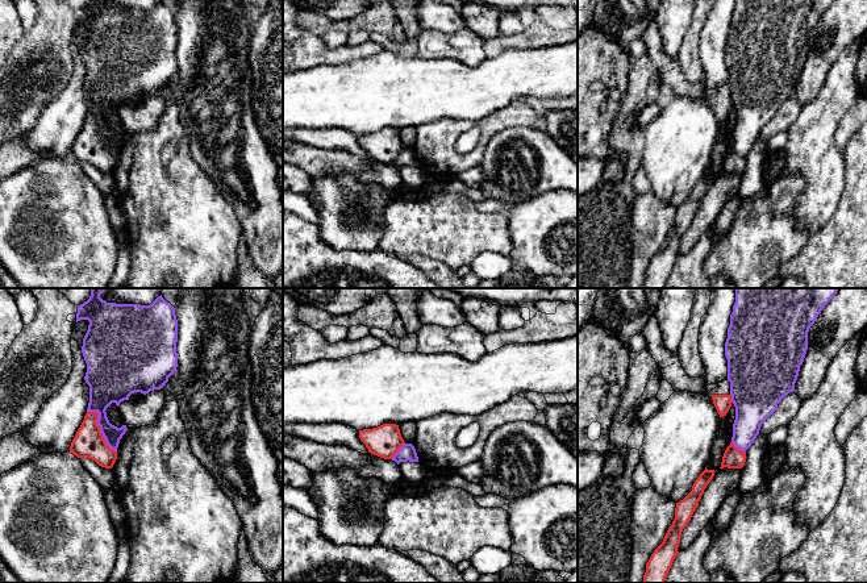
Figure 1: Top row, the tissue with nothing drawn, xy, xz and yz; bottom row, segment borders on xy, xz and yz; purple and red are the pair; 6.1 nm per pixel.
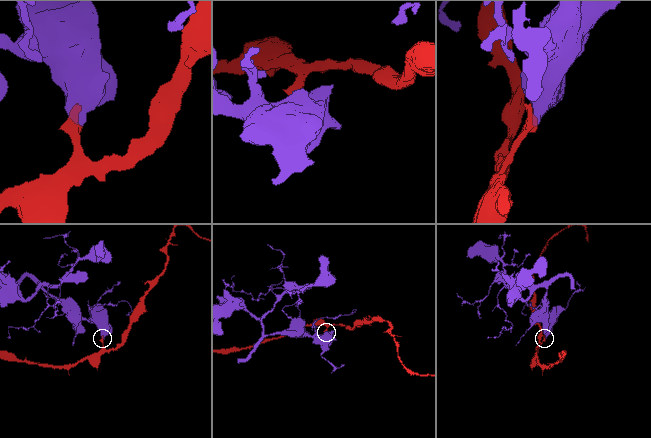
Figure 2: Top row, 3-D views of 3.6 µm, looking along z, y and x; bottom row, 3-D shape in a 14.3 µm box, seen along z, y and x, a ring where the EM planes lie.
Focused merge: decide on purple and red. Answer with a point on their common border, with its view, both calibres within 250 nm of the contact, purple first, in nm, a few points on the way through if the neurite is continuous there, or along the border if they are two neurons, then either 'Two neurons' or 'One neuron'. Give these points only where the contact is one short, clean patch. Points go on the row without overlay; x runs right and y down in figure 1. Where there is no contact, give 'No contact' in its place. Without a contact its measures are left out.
Touches purple at xy (100, 133). Thickness 190 nm (purple) against 190 nm. Boundary: xy (87, 116), (98, 119), (99, 136), (116, 157). Two neurons

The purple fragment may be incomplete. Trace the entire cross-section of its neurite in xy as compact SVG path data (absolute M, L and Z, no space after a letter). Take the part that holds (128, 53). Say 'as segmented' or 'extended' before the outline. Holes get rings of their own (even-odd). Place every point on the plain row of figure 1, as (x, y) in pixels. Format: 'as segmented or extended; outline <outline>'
as segmented; outline M91 0L78 11L76 28L88 25L88 36L83 43L82 58L87 68L86 88L89 91L87 117L97 117L96 129L107 150L117 157L120 145L128 136L117 133L107 122L107 113L114 108L129 105L134 97L143 100L161 95L178 72L178 25L175 13L162 0L150 11L107 8L100 0Z

